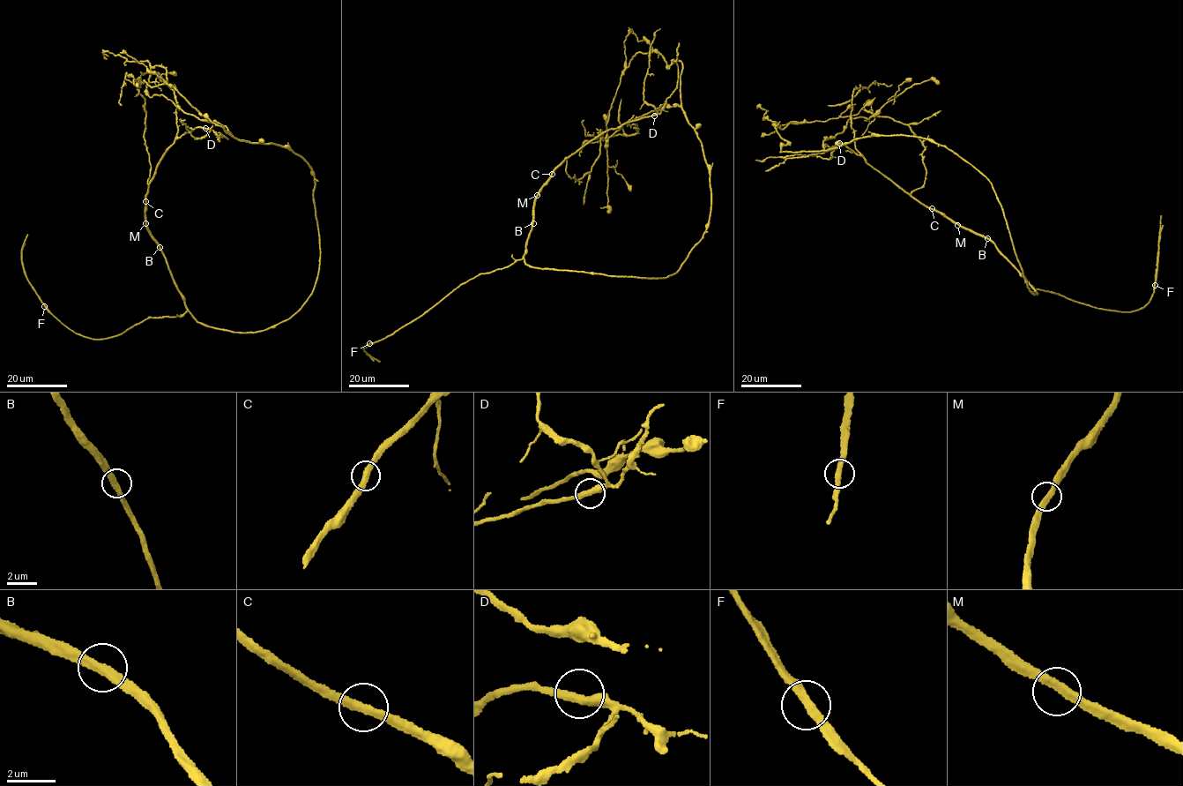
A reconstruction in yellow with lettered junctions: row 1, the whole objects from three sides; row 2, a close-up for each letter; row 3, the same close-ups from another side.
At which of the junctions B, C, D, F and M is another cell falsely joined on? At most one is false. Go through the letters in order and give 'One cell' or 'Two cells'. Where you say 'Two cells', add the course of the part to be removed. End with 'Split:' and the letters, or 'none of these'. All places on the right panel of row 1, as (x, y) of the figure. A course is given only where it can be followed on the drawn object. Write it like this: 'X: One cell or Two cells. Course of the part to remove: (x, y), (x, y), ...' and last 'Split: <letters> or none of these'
B: One cell
C: One cell
D: One cell
F: Two cells. Course of the part to remove: (1154, 285), (1163, 225)
M: One cell
Split: F

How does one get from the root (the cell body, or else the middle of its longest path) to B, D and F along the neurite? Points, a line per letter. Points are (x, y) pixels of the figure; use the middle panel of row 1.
B: (630, 277), (530, 267), (524, 257), (533, 223)
D: (630, 277), (533, 268), (527, 265), (524, 257), (536, 196), (554, 169), (610, 130), (654, 116)
F: (630, 277), (533, 268), (520, 259), (507, 267), (479, 273), (461, 283), (394, 333), (369, 343)

